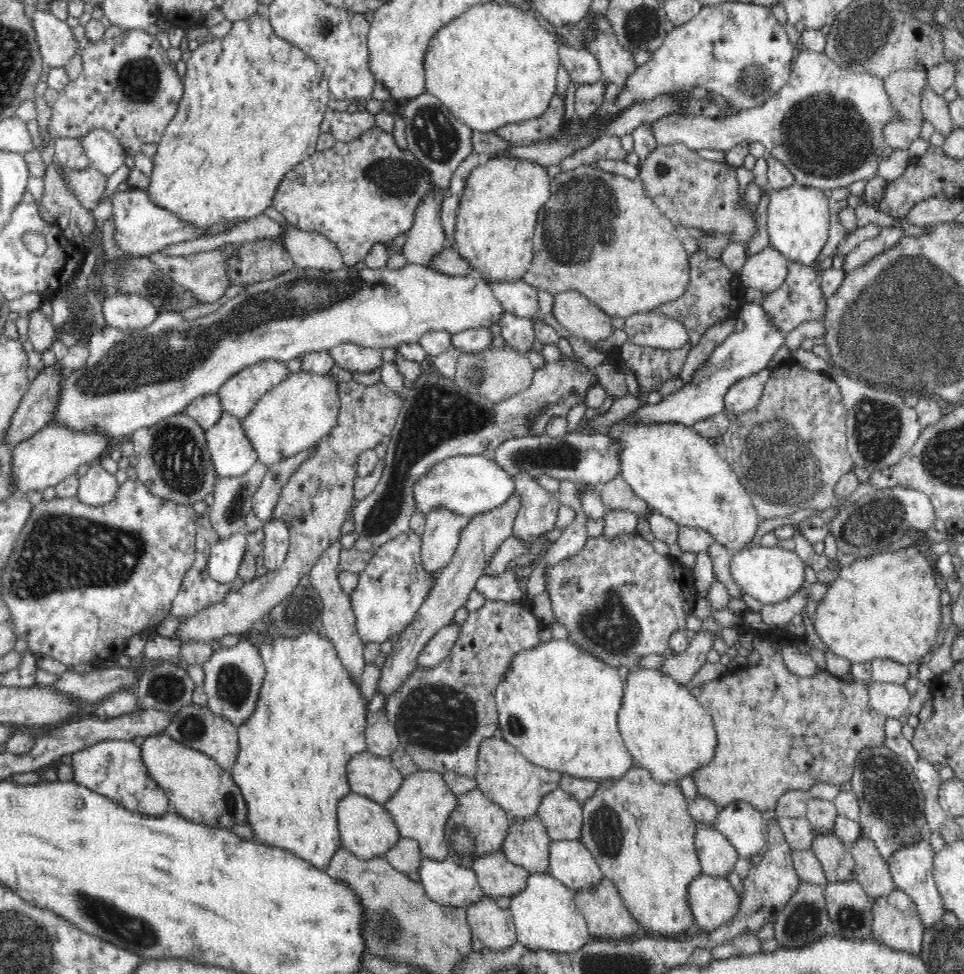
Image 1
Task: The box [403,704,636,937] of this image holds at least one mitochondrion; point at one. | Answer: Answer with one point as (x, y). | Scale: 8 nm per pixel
(606, 830)

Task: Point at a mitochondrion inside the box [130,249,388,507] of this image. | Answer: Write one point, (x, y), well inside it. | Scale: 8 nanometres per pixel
(177, 456)

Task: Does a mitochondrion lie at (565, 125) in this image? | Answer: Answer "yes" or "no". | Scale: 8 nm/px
no

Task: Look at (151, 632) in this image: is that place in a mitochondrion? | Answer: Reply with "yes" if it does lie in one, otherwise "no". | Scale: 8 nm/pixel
no

